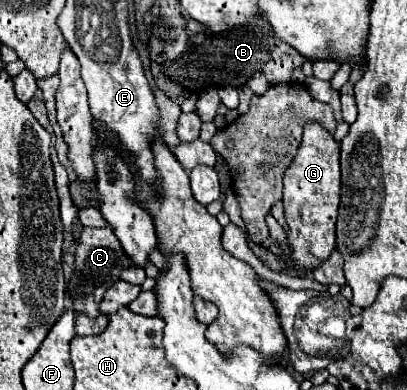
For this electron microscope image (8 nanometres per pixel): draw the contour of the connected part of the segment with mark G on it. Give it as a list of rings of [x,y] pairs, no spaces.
[[[306,123],[304,125],[304,137],[302,137],[302,143],[298,147],[298,153],[296,153],[294,161],[284,171],[282,201],[284,219],[286,219],[286,225],[288,225],[286,243],[292,249],[286,255],[286,259],[298,271],[316,269],[316,265],[322,265],[322,261],[326,261],[326,257],[336,247],[334,223],[336,223],[338,205],[340,205],[340,155],[338,153],[340,153],[340,145],[332,139],[332,135],[320,123]]]

